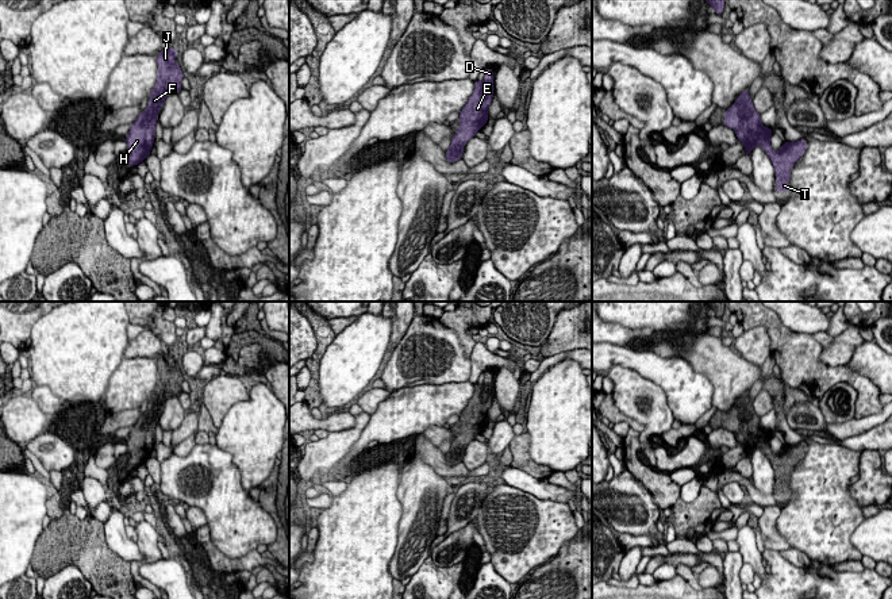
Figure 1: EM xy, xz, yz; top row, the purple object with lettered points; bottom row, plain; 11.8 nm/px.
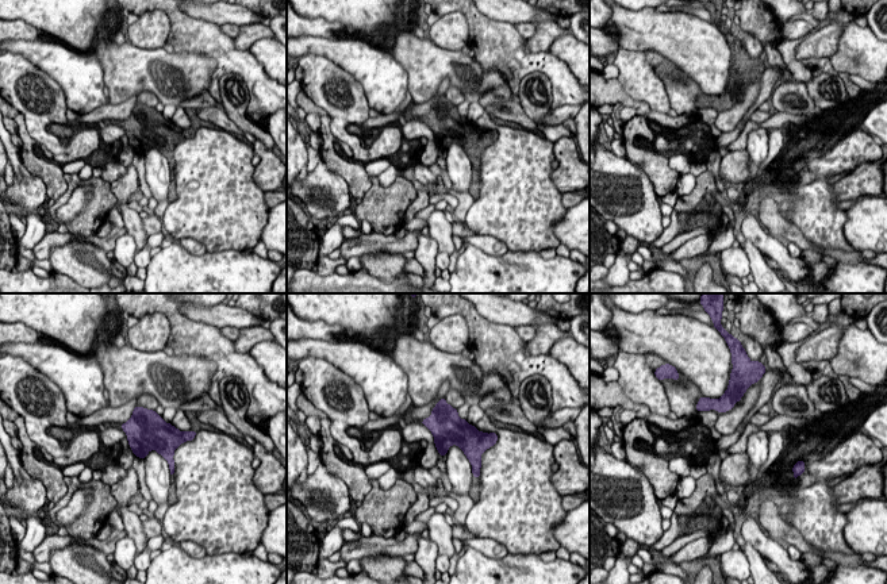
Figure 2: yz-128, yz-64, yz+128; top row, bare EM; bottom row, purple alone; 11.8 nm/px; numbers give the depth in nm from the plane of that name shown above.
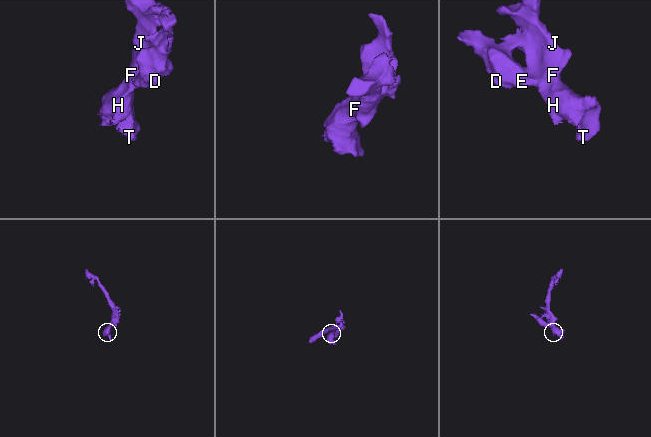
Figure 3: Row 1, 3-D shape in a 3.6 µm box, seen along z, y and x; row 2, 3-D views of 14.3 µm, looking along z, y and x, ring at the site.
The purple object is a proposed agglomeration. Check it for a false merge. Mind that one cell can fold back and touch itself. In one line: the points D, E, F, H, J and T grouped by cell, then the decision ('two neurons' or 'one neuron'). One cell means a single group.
groups D E F H J T; one neuron

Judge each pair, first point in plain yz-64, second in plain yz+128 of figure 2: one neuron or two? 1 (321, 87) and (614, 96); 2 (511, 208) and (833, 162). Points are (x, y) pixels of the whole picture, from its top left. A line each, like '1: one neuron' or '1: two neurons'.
1: two neurons
2: one neuron

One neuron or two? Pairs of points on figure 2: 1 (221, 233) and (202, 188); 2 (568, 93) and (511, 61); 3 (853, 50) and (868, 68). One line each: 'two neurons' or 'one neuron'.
1: one neuron
2: one neuron
3: one neuron

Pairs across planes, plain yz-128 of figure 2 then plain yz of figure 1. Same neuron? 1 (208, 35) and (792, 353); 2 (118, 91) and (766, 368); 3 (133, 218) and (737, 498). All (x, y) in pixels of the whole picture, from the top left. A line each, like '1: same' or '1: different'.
1: same
2: different
3: different

